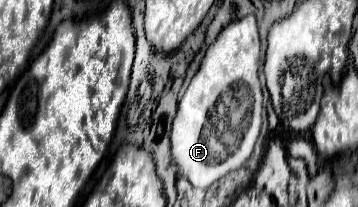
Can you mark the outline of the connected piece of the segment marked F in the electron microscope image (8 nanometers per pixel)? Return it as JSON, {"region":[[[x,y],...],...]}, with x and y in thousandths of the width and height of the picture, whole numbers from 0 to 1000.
{"region":[[[682,77],[626,126],[592,232],[581,232],[564,280],[559,338],[497,502],[475,647],[480,792],[542,908],[581,908],[626,841],[676,812],[698,763],[732,609],[737,464],[721,329],[726,164],[709,77]]]}

